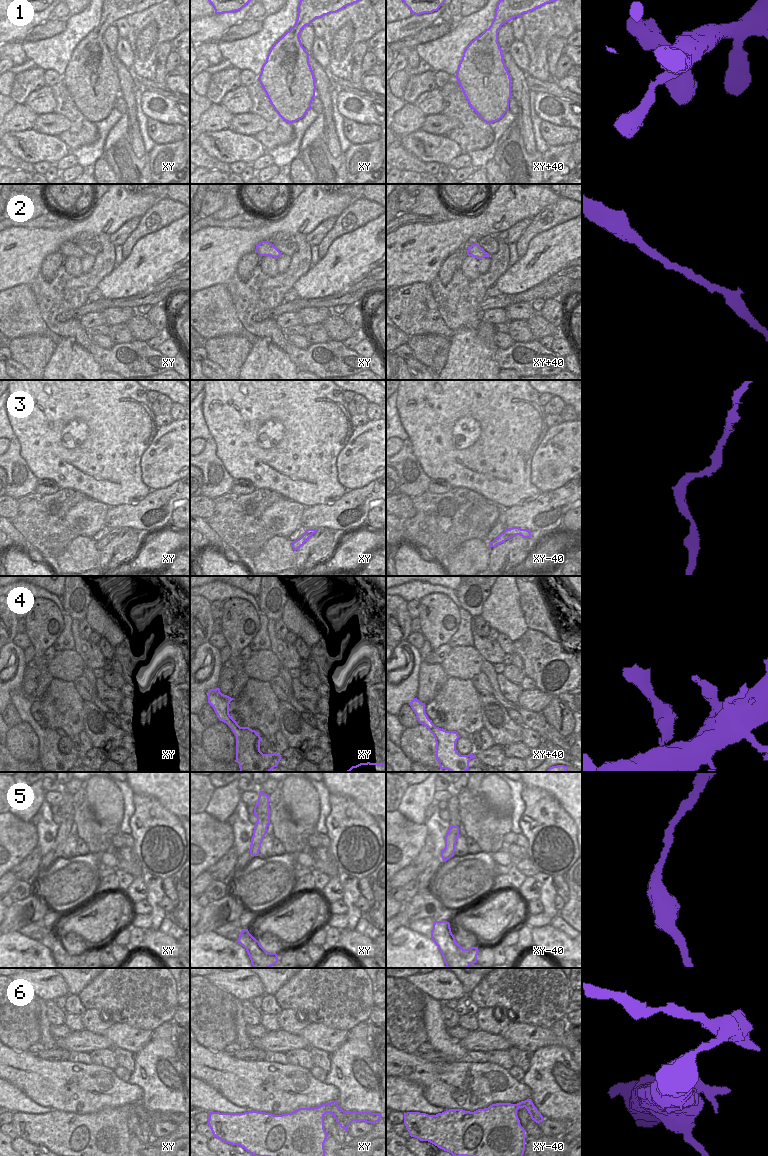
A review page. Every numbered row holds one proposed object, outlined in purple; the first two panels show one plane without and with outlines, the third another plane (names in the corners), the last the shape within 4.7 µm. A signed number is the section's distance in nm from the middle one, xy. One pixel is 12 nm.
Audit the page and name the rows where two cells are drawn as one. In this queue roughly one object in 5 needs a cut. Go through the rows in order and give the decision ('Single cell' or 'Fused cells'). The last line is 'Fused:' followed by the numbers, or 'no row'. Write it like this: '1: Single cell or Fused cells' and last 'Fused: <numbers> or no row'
1: Single cell
2: Single cell
3: Single cell
4: Single cell
5: Single cell
6: Single cell
Fused: no row.

